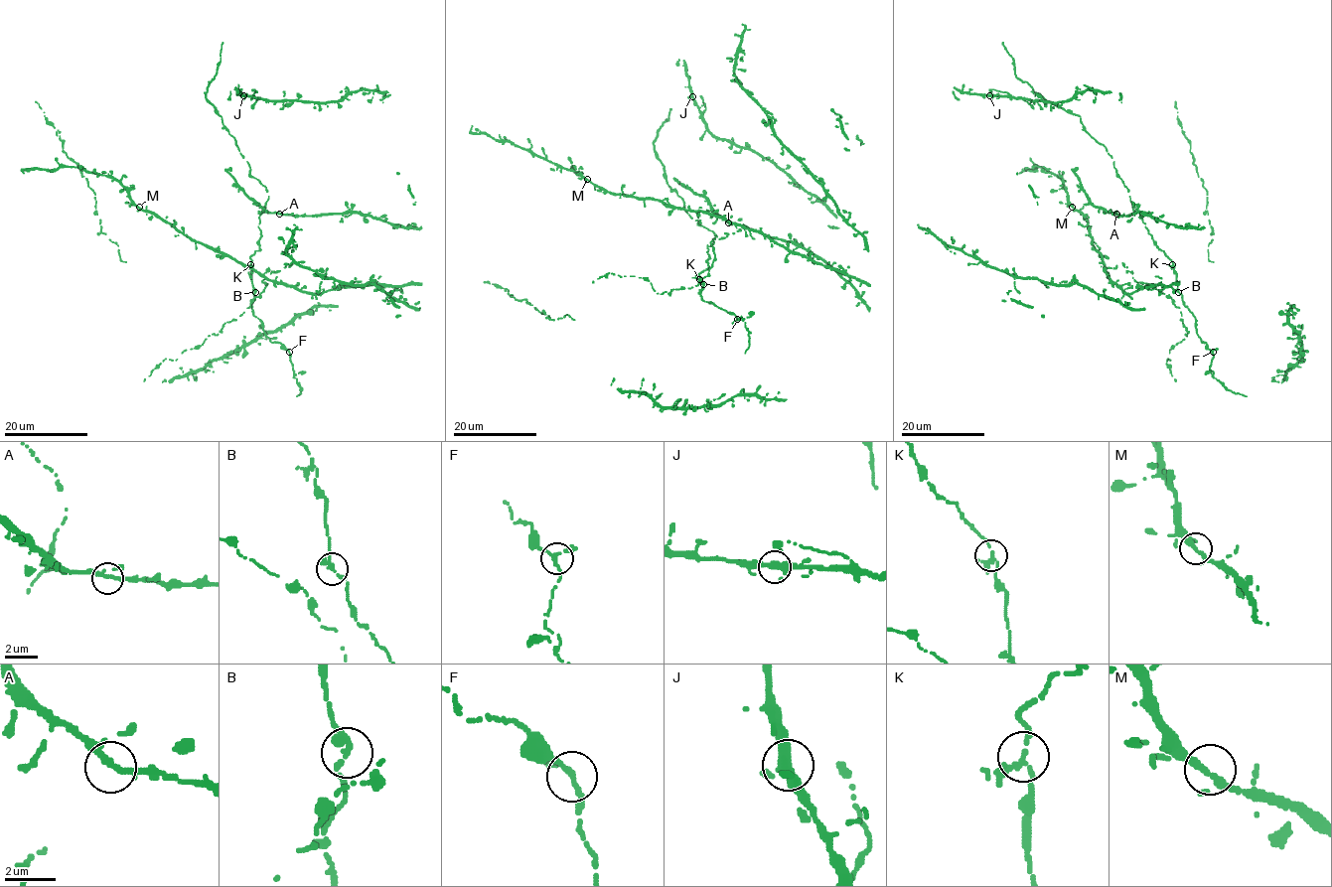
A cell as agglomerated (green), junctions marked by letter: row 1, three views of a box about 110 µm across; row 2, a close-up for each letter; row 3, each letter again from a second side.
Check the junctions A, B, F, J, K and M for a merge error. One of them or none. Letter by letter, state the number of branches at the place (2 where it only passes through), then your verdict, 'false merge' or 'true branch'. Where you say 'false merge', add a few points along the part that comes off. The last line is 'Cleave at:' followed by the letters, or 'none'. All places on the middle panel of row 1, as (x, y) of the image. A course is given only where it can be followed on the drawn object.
A: 3 branches meet; true branch
B: 3 branches meet; true branch
F: 3 branches meet; true branch
J: 4 branches meet; true branch
K: 4 branches meet; true branch
M: 3 branches meet; true branch
Cleave at: none

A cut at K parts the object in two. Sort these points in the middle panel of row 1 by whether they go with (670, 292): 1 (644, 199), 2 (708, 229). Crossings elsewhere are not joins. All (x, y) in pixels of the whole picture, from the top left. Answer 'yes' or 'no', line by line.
1: yes
2: no

